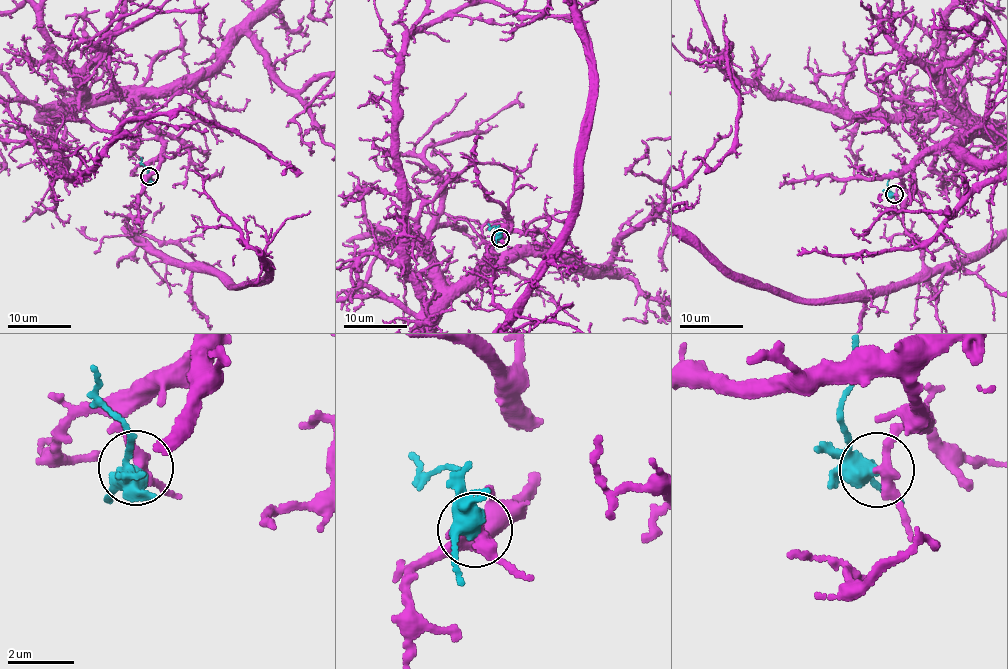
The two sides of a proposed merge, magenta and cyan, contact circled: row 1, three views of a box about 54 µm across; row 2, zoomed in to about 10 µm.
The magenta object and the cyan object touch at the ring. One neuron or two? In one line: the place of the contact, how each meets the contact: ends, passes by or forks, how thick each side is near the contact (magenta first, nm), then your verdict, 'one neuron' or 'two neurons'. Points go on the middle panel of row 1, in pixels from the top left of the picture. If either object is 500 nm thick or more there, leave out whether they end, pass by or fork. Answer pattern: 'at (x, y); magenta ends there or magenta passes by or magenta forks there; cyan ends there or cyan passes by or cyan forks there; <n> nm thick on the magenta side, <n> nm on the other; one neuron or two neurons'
at (500, 238); magenta passes by; cyan forks there; 360 nm thick on the magenta side, 360 nm on the other; two neurons

